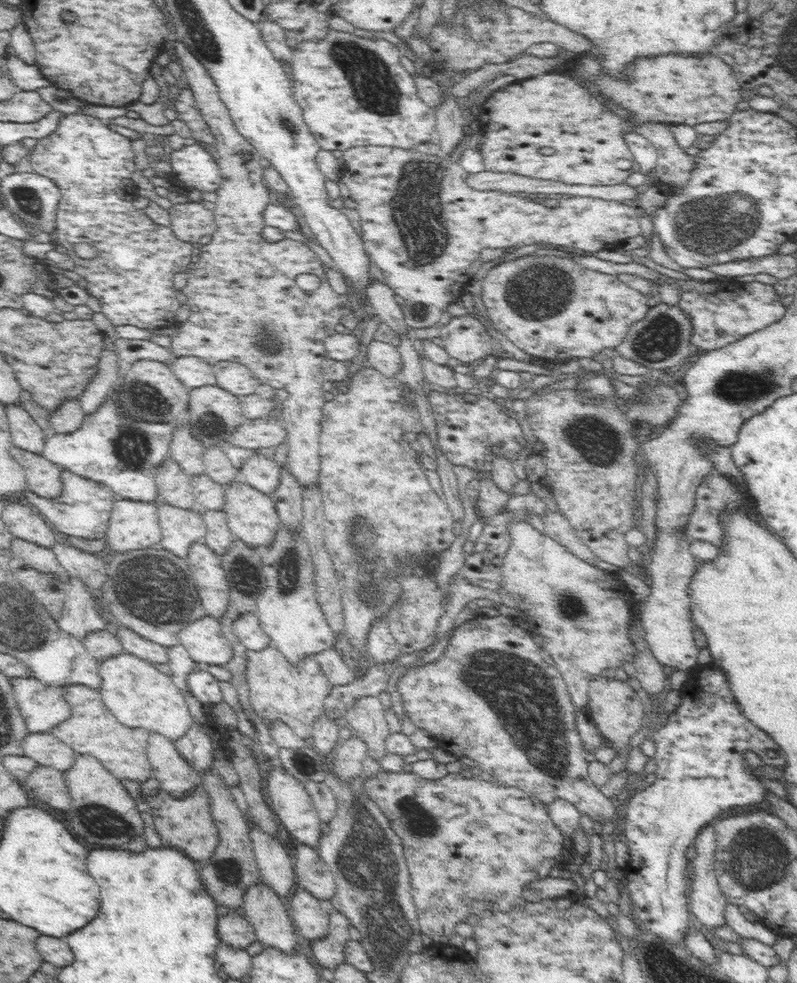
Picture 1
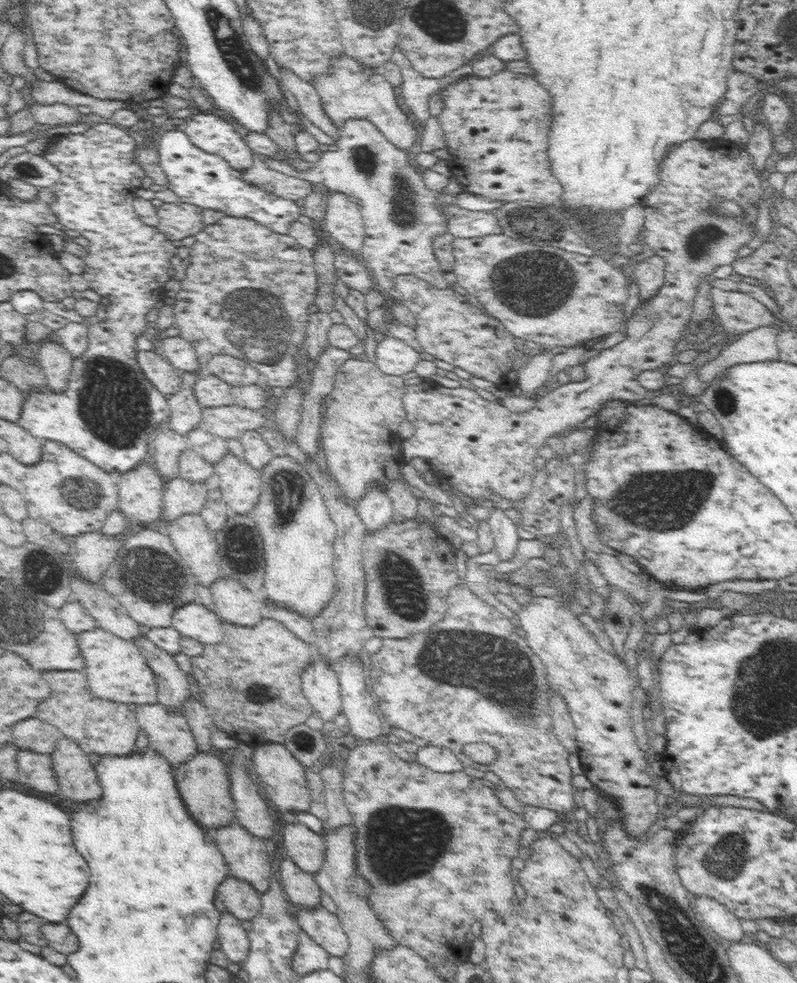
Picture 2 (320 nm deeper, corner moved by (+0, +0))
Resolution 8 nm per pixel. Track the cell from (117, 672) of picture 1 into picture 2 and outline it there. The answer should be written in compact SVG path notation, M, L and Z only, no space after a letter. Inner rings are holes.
M98 626L89 631L82 631L76 634L76 637L85 660L84 672L88 676L88 687L94 695L129 704L133 708L141 704L158 703L158 687L152 669L134 641L122 639Z

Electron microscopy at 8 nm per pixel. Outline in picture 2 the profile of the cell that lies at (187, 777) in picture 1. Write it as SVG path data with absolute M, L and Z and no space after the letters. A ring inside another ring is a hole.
M160 702L137 705L134 711L142 730L147 734L149 746L164 755L164 760L172 768L197 753L192 730L180 711L174 713Z

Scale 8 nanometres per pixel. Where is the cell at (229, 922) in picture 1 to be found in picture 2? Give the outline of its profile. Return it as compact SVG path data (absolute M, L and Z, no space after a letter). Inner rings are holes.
M232 874L222 880L215 899L223 911L240 921L251 921L261 912L261 894L248 882L234 878Z

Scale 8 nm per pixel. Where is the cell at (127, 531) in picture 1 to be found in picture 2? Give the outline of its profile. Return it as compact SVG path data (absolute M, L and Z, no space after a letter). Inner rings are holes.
M150 460L138 464L132 472L120 474L117 485L117 509L128 523L162 522L162 494L165 479Z

